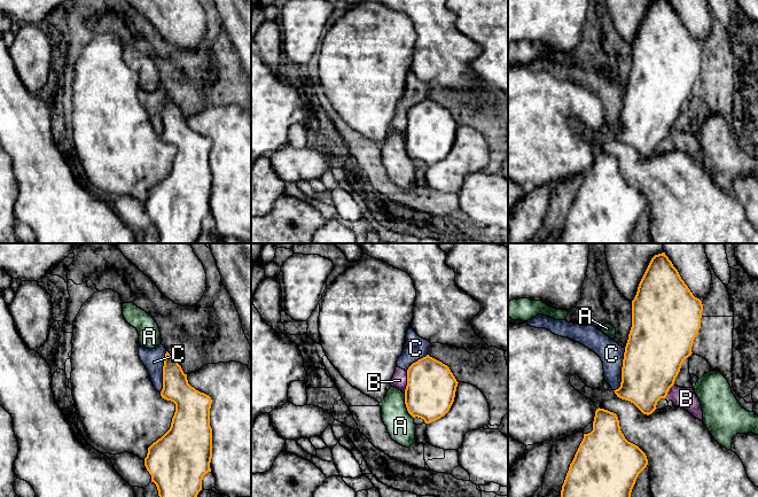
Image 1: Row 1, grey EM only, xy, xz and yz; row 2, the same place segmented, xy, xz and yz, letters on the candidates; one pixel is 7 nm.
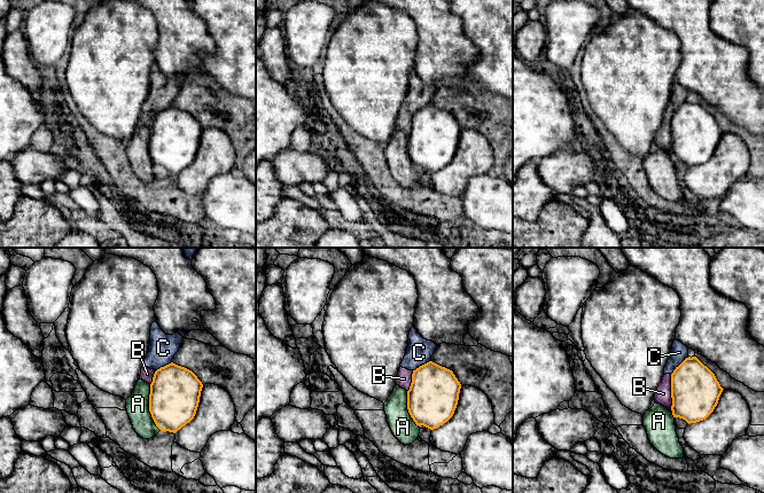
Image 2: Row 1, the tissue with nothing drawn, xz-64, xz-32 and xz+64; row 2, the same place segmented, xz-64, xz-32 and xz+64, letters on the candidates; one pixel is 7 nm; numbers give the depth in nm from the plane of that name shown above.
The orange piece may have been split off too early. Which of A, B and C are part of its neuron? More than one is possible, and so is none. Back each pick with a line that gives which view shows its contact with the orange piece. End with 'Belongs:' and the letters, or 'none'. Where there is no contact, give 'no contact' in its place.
Belongs: none

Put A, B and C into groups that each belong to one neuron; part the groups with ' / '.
A B C

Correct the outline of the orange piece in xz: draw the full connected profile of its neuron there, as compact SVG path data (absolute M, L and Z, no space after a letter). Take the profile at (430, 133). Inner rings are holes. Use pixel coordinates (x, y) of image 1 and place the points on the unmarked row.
M427 98L407 112L405 147L408 156L430 166L451 152L458 124L450 110Z

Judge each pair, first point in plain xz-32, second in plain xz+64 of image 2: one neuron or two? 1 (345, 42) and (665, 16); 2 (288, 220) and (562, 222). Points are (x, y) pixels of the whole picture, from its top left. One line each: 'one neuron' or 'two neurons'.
1: two neurons
2: one neuron

